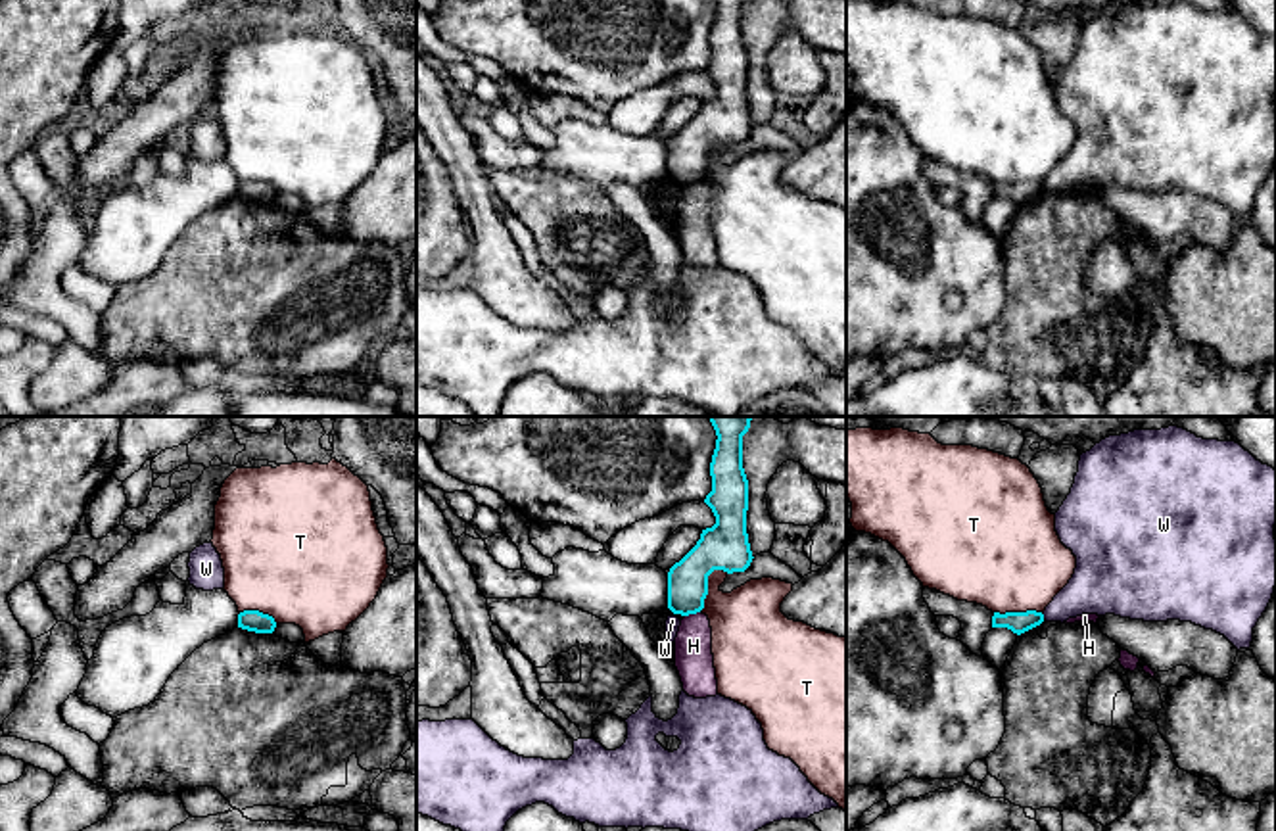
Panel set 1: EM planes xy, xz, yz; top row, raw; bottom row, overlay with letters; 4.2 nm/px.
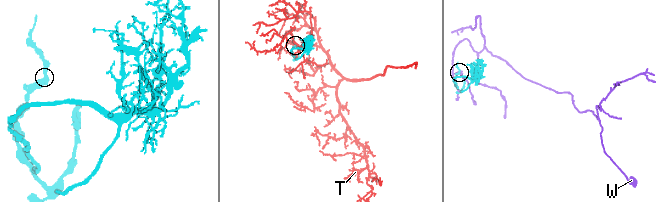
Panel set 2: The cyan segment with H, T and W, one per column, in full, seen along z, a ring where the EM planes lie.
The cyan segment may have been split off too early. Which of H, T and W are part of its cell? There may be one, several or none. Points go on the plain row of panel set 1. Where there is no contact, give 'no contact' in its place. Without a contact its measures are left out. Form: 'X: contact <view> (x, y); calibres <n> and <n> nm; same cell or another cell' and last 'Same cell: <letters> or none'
H: contact xz (691, 183); calibres 180 and 160 nm; another cell
T: contact xz (707, 156); calibres 200 and 300 nm; another cell
W: contact yz (1042, 187); calibres 90 and 220 nm; another cell
Same cell: none

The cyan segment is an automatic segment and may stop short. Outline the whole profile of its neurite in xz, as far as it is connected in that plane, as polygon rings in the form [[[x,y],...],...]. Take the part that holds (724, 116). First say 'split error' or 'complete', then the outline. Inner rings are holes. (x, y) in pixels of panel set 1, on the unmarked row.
complete; [[[716,0],[710,33],[712,61],[704,73],[716,94],[702,100],[697,115],[668,142],[668,178],[689,186],[704,178],[714,140],[744,142],[752,132],[746,104],[748,50],[743,38],[743,6],[748,0]]]

